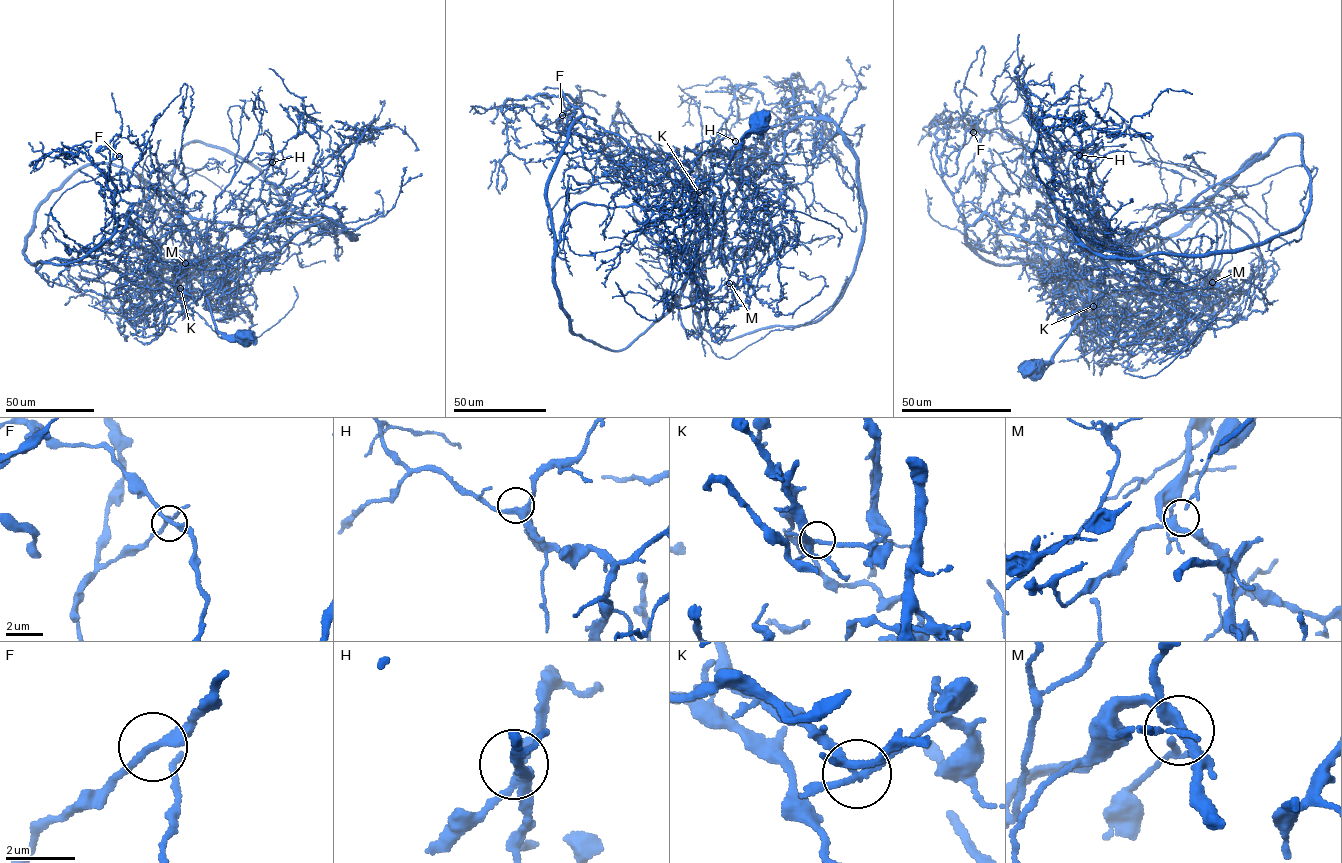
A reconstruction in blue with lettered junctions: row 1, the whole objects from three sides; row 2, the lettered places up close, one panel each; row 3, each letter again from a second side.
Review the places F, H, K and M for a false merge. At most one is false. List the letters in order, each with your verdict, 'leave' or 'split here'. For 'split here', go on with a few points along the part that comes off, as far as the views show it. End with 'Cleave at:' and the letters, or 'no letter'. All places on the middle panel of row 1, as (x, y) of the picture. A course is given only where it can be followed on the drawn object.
F: leave
H: leave
K: split here; course (699, 192), (683, 175), (690, 170)
M: leave
Cleave at: K

